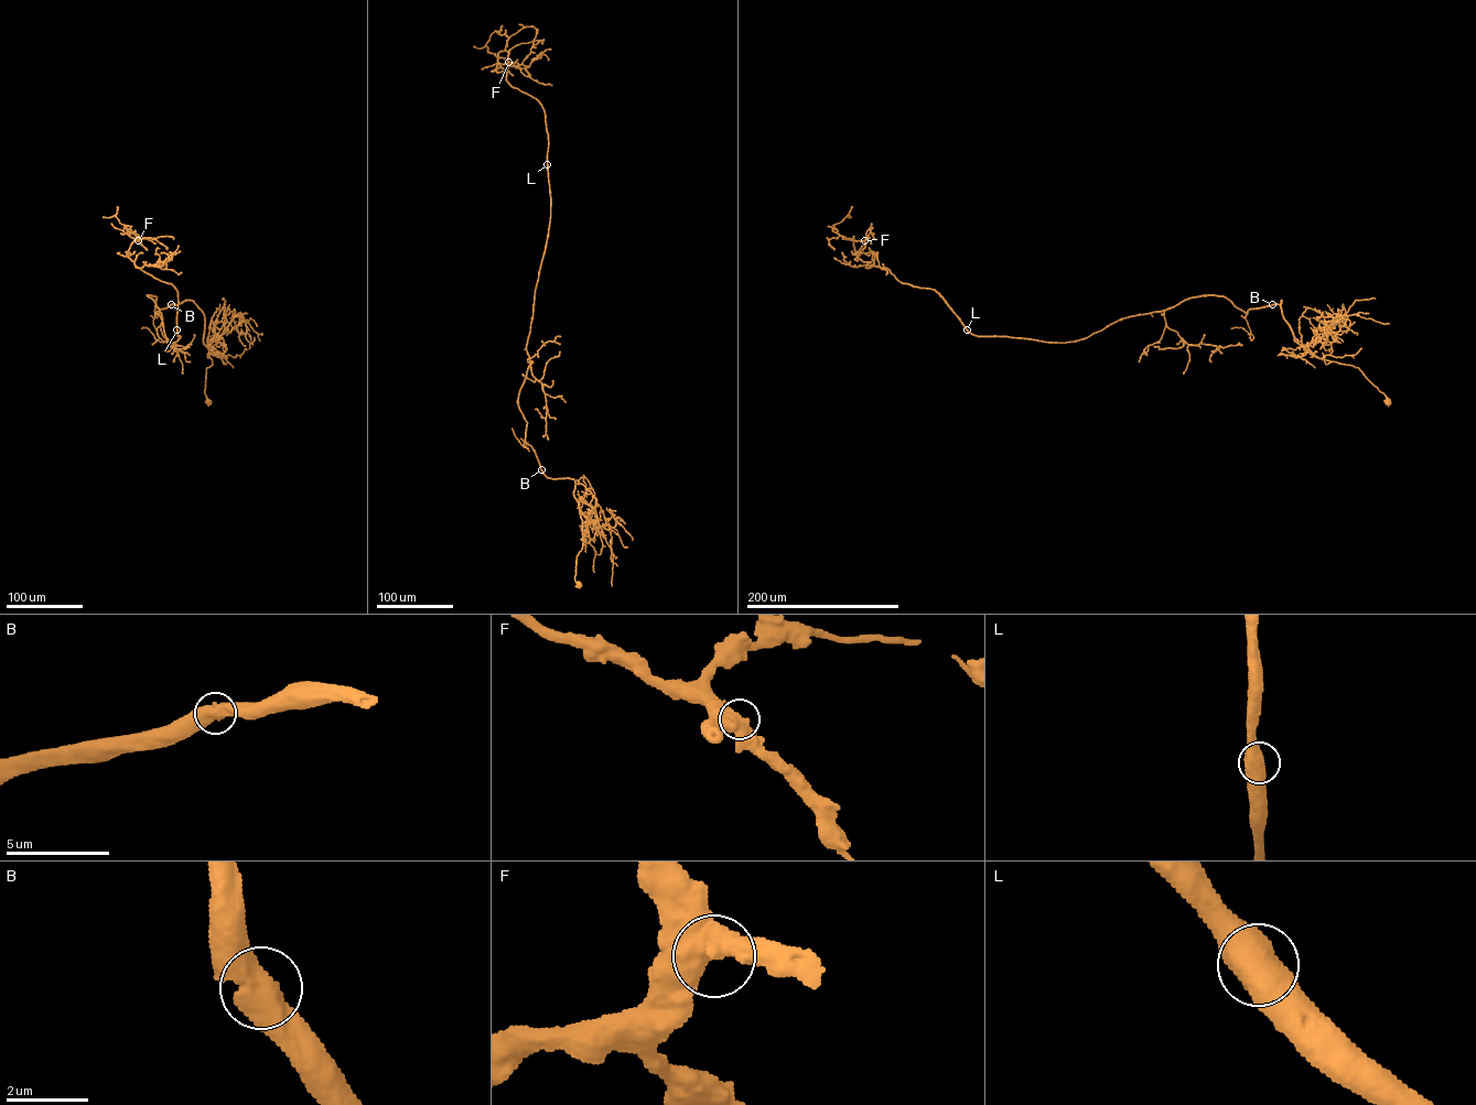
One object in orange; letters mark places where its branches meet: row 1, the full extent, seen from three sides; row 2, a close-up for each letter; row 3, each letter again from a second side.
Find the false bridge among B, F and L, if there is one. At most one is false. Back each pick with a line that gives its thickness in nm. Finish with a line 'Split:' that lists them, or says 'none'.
Split: none

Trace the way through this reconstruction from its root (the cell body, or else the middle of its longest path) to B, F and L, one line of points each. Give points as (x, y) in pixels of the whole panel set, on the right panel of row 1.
B: (1388, 402), (1358, 368), (1322, 359), (1300, 344), (1284, 317), (1281, 300), (1280, 304), (1272, 304)
F: (1388, 402), (1300, 344), (1281, 300), (977, 336), (864, 240)
L: (1388, 402), (1358, 368), (1300, 344), (1281, 300), (1246, 314), (1223, 296), (1191, 298), (1067, 343), (967, 329)

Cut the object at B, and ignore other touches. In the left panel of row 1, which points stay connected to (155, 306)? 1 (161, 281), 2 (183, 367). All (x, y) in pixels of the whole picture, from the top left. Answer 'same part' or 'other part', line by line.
1: same part
2: same part

